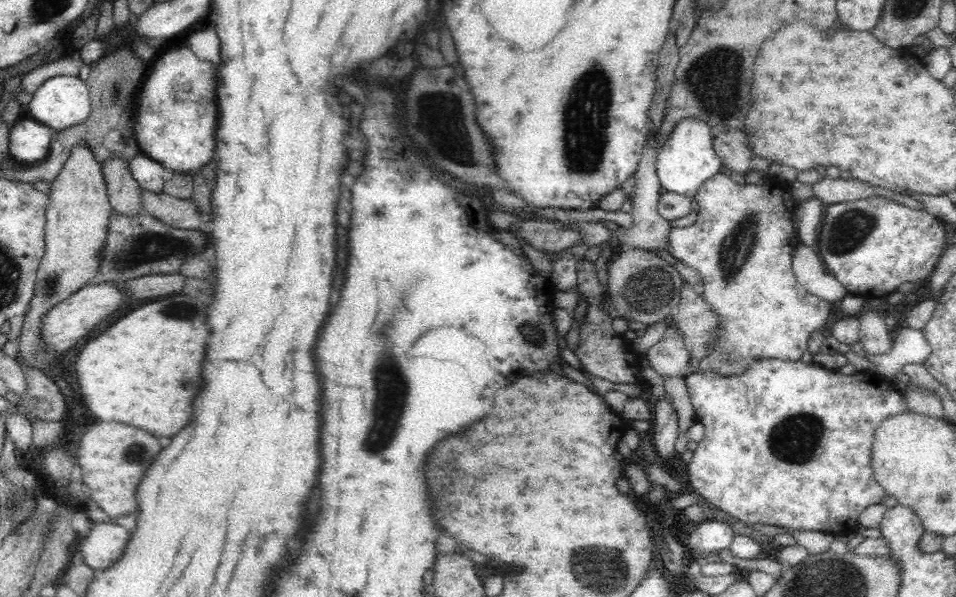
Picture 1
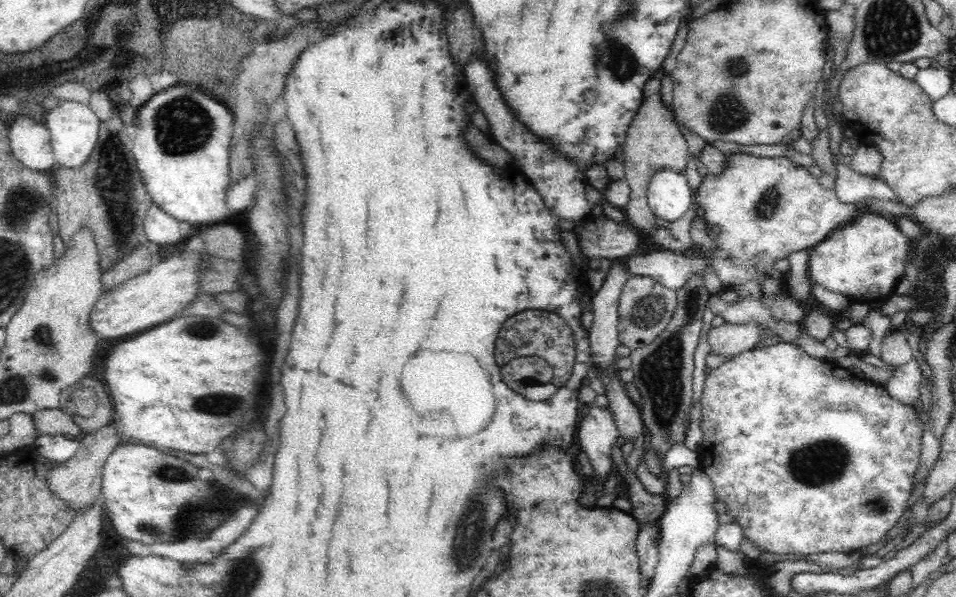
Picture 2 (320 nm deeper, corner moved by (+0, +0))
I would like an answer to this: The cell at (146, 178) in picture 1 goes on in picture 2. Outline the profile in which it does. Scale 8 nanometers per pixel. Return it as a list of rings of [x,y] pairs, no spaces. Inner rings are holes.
[[[152,203],[145,214],[144,230],[147,241],[157,244],[161,250],[180,246],[180,242],[185,239],[184,230],[178,226],[178,221],[158,209],[156,203]]]

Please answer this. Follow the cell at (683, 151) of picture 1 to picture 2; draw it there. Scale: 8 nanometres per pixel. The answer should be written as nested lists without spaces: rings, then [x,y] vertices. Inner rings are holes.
[[[670,169],[658,170],[647,188],[647,205],[655,218],[676,222],[690,208],[690,190],[684,174]]]

